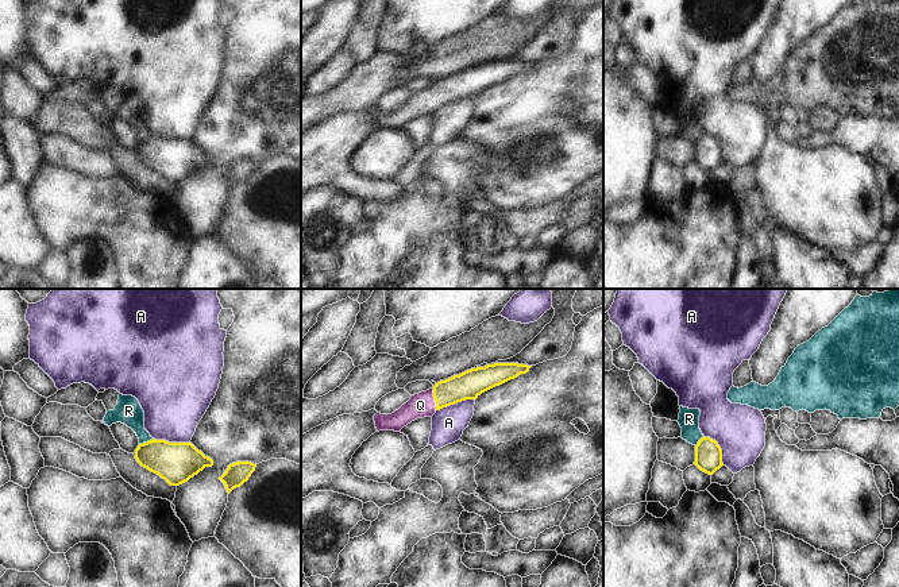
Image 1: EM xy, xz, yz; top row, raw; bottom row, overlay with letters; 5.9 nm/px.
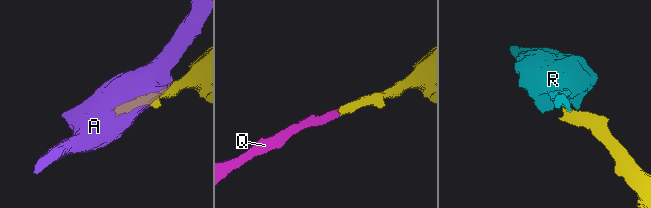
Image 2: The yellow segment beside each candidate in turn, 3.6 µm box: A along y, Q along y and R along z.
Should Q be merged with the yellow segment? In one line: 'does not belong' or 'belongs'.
belongs

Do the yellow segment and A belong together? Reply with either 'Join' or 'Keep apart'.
Keep apart

